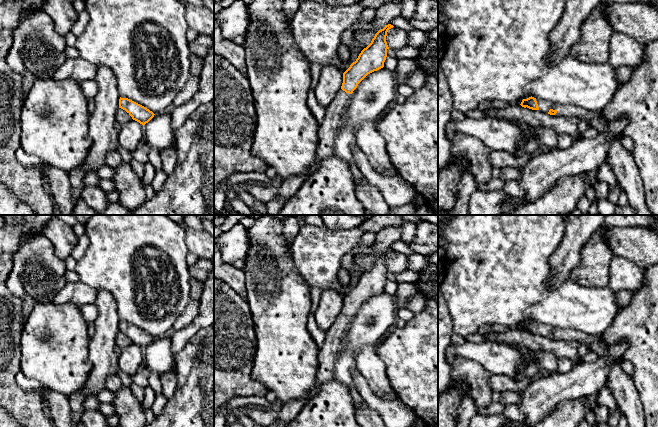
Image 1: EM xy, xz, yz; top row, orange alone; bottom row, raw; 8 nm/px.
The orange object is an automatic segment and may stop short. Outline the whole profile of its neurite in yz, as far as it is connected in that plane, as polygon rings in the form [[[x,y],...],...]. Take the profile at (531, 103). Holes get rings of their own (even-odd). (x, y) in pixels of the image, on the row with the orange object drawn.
[[[532,96],[523,99],[520,105],[524,108],[540,110],[543,113],[557,117],[578,118],[587,121],[589,125],[593,126],[598,132],[604,131],[608,122],[608,120],[597,111],[587,110],[575,105],[561,105],[547,100],[536,99]]]

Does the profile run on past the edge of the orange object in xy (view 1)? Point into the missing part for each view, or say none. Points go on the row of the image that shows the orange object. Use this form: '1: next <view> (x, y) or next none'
1: next none

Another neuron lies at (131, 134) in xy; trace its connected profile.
[[[135,120],[121,125],[118,132],[119,145],[127,151],[133,153],[138,149],[141,142],[144,140],[144,127]]]

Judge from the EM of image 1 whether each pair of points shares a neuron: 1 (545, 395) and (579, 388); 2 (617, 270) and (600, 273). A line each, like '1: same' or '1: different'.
1: same
2: different

